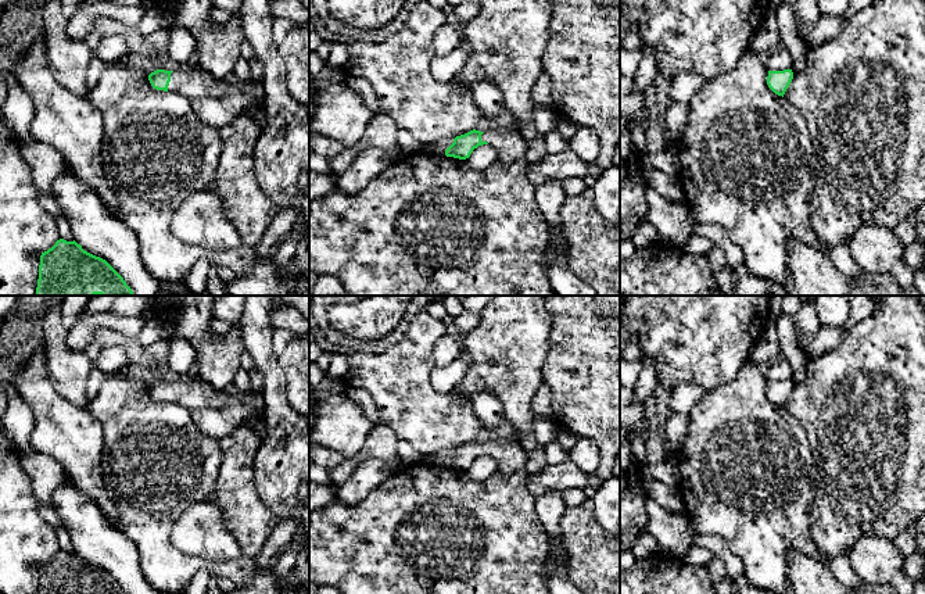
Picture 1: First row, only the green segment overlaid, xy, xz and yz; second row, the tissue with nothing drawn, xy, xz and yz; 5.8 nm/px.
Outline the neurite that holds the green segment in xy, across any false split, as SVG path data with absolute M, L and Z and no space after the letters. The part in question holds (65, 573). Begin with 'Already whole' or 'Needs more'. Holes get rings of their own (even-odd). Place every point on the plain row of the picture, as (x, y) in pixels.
Already whole. M60 550L40 566L37 594L126 594L103 569Z

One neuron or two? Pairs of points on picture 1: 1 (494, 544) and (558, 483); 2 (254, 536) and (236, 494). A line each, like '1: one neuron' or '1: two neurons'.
1: two neurons
2: one neuron

